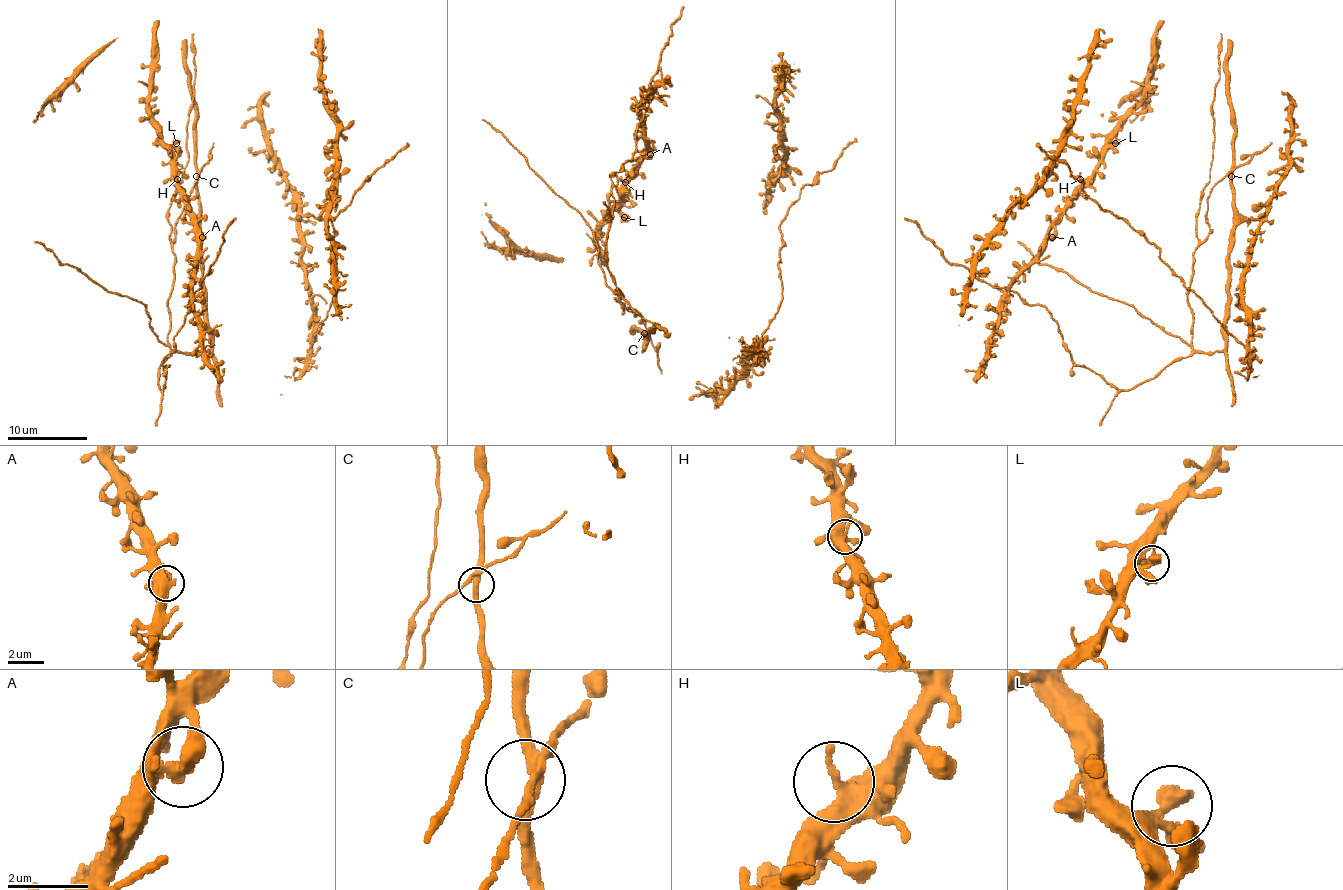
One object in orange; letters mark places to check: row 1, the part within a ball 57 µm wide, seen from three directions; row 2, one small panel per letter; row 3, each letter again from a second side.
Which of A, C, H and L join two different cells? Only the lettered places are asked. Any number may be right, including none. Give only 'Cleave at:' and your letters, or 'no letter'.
Cleave at: no letter

